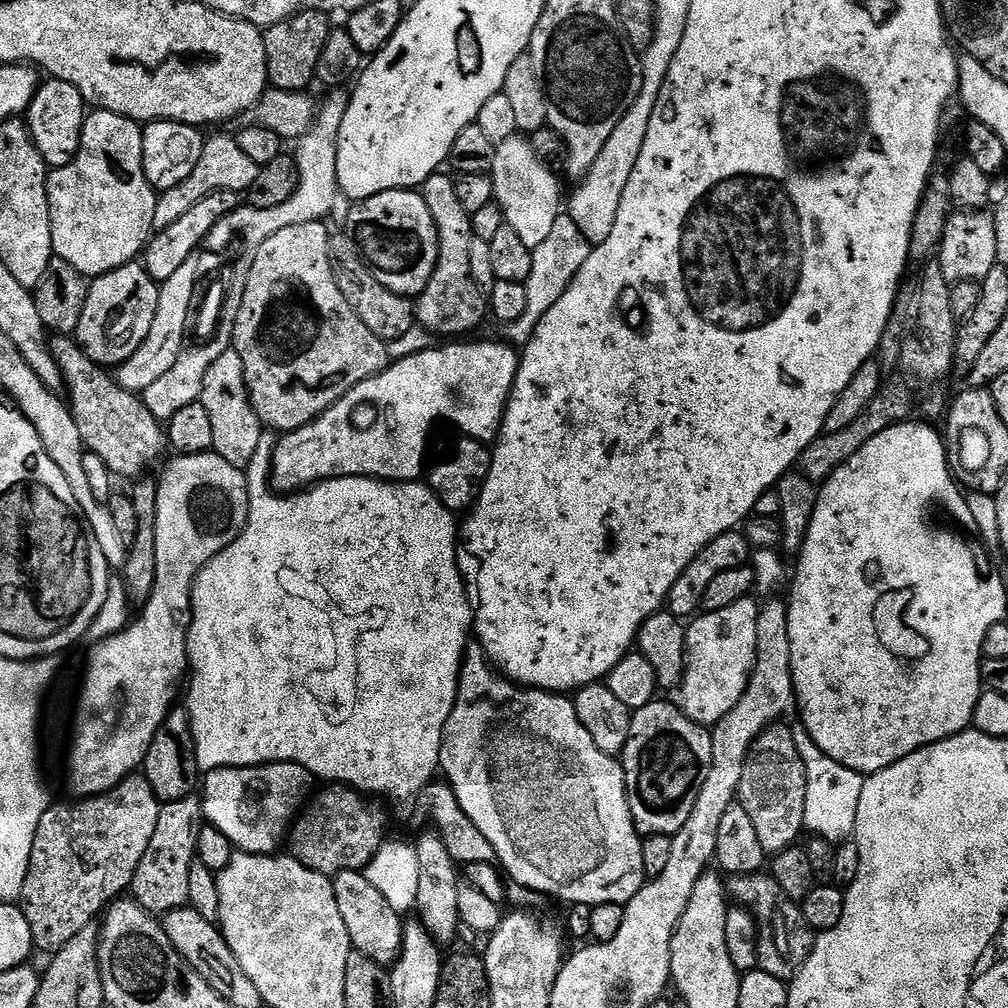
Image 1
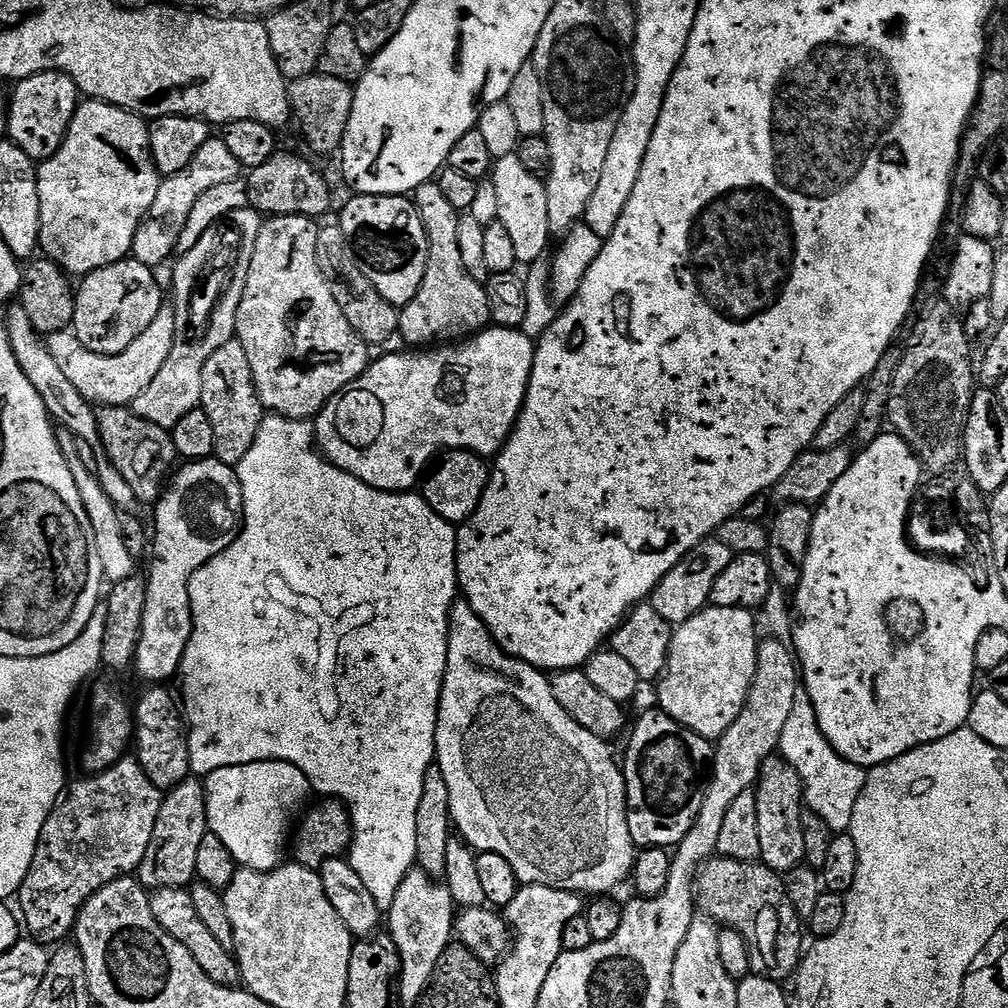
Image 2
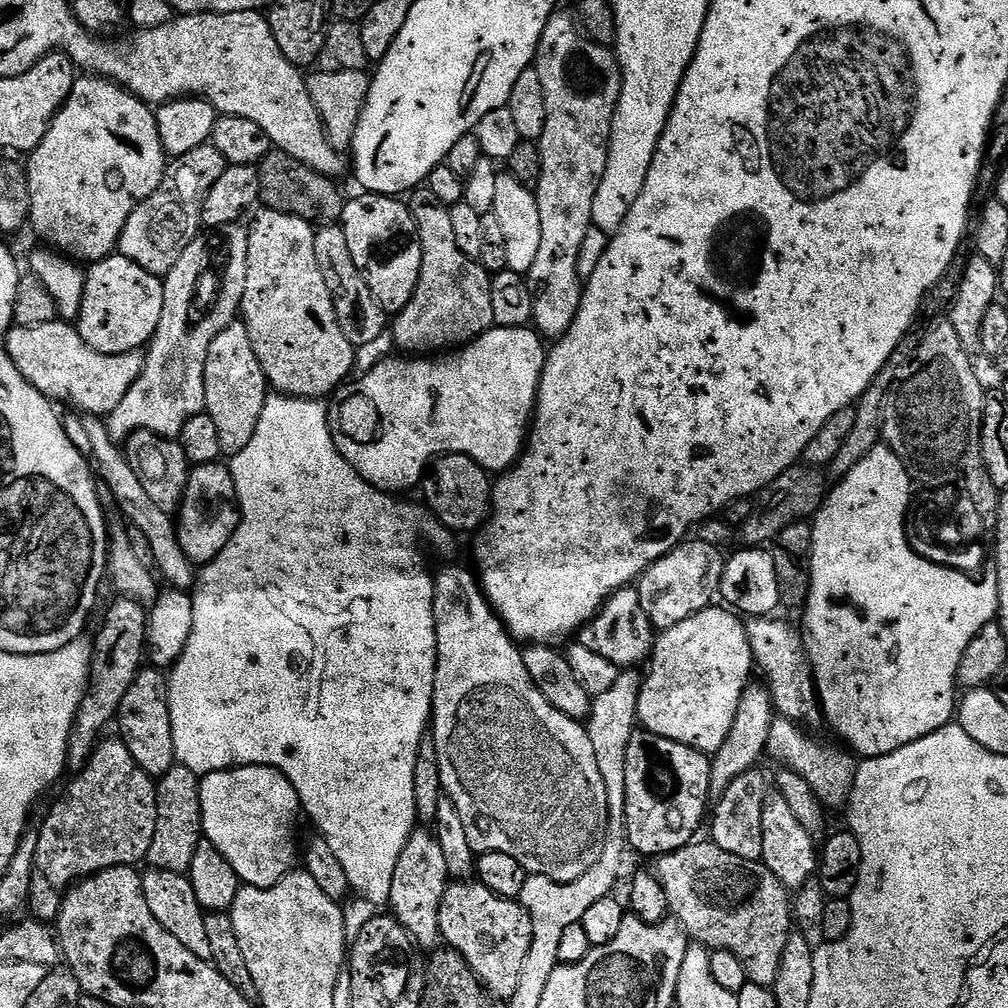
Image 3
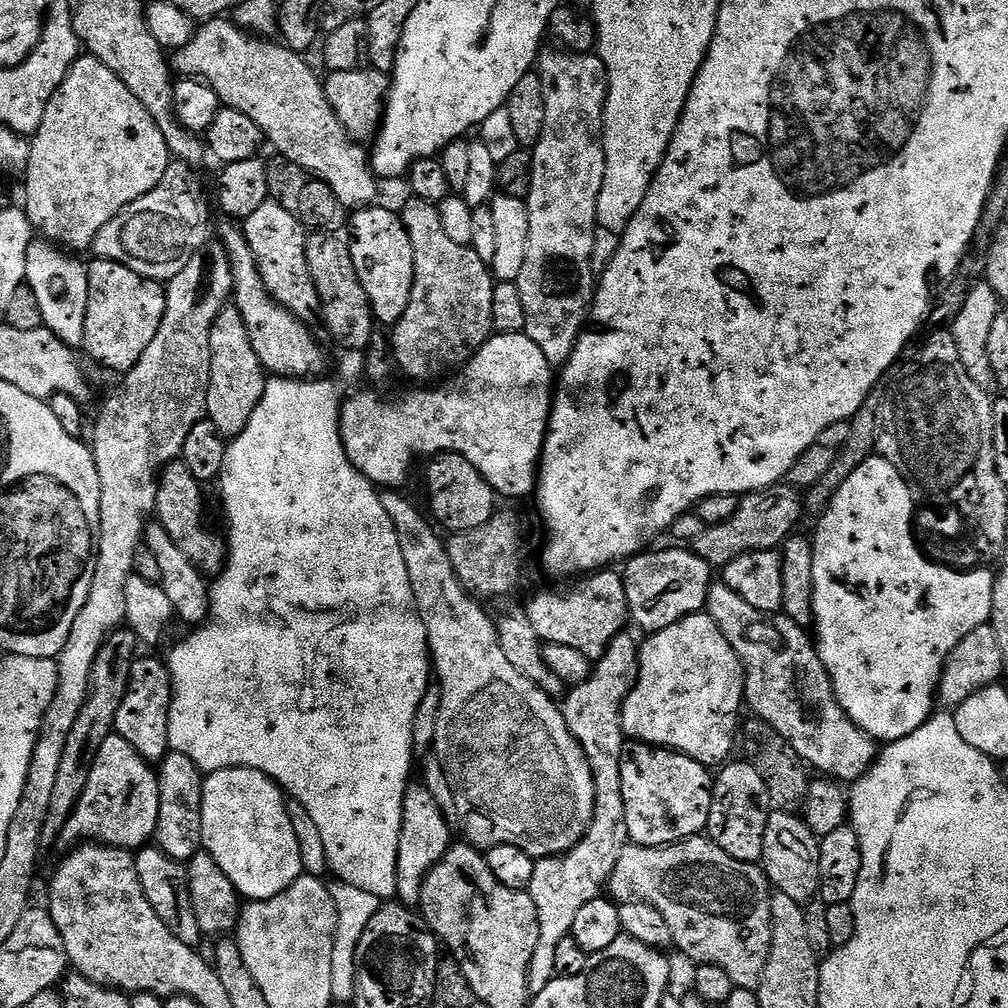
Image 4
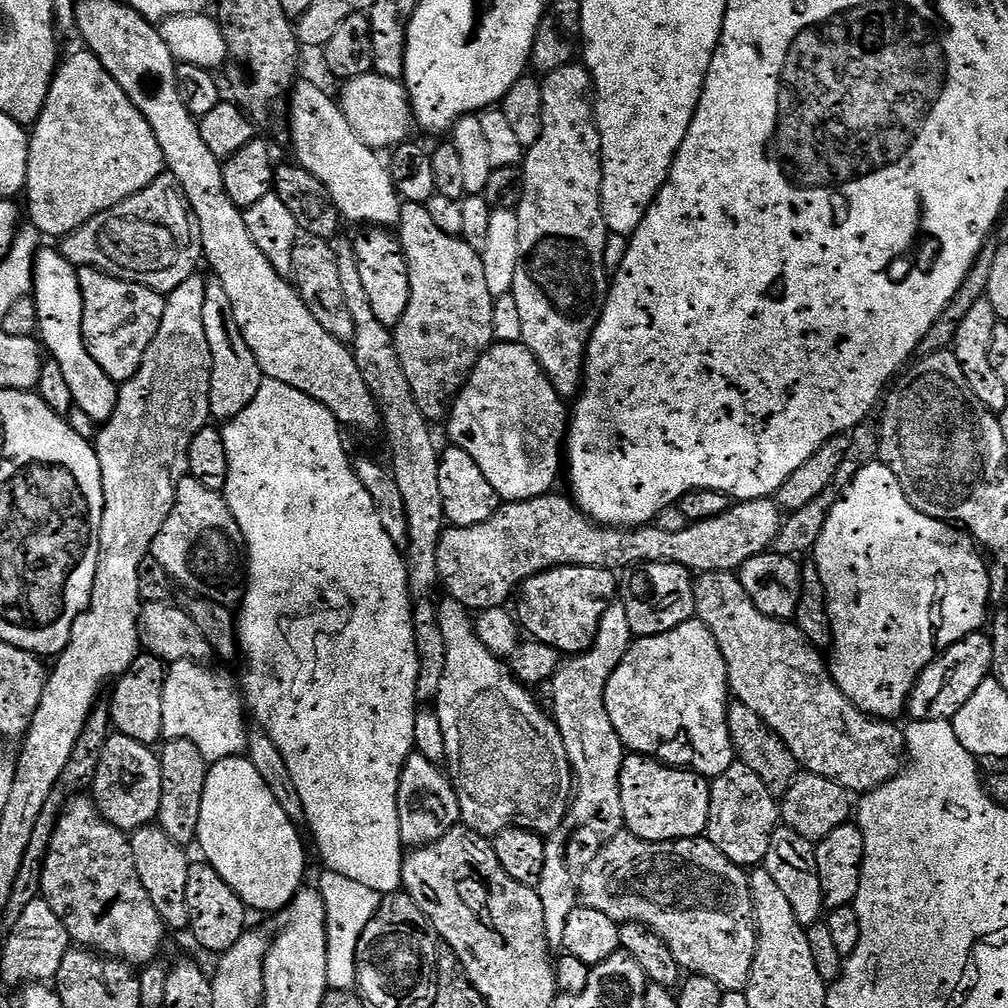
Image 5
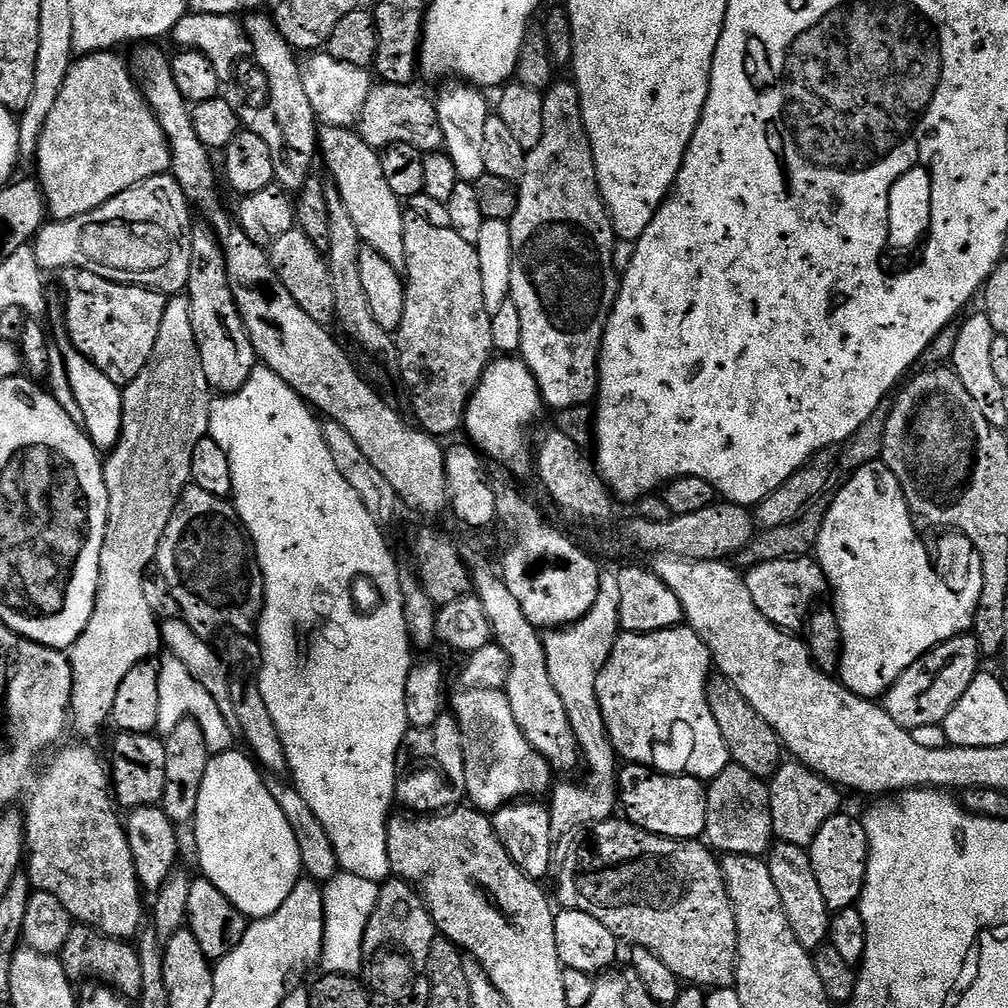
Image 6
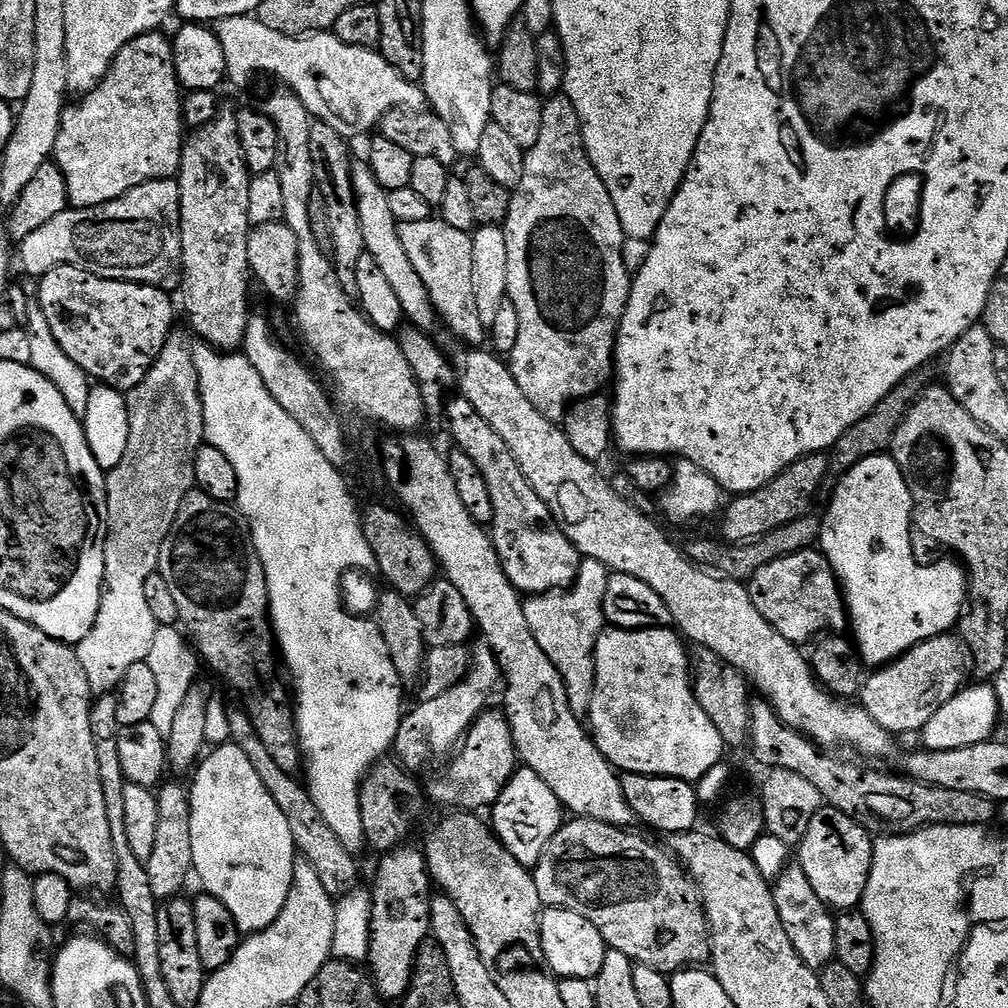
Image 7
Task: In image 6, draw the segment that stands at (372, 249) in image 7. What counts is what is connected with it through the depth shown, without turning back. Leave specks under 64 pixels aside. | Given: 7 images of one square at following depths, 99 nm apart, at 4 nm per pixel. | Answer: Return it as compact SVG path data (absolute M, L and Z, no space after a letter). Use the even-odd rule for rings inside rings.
M324 126L318 132L318 148L322 153L322 164L328 167L332 175L331 183L338 190L346 210L350 210L350 218L354 218L354 226L358 226L361 241L367 247L378 250L394 270L403 273L406 266L406 242L402 242L402 222L405 205L390 190L386 183L386 174L382 174L380 152L371 148L359 131L352 128L334 128Z

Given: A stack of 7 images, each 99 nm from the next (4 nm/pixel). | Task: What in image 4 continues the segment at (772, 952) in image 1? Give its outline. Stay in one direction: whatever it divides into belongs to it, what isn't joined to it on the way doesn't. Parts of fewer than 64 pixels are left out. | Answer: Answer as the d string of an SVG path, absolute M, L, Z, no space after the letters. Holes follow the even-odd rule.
M704 834L692 836L689 840L679 840L677 844L667 844L657 848L629 843L628 847L622 850L622 858L618 858L618 866L614 866L614 874L610 874L606 885L606 892L616 902L641 900L650 906L654 906L654 910L658 910L658 914L662 914L662 918L666 918L666 923L670 926L670 934L672 935L675 951L678 950L682 955L689 956L692 959L691 963L693 965L713 964L714 966L722 966L722 970L730 976L730 981L733 982L734 988L759 989L762 982L762 974L766 970L766 962L770 958L770 946L772 945L773 894L773 889L768 883L768 875L759 863L747 864L746 862L738 862L738 858L730 858L730 854L726 854L726 850L722 850Z

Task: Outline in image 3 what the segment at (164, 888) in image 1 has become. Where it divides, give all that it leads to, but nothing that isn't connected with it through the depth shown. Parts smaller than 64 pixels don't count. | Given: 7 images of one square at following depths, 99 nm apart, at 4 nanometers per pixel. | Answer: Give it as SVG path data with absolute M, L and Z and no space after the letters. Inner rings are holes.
M183 766L172 768L165 776L159 777L156 785L158 822L154 826L154 842L150 842L147 859L151 867L187 873L190 862L194 862L194 850L198 850L198 842L204 831L200 781L201 777Z

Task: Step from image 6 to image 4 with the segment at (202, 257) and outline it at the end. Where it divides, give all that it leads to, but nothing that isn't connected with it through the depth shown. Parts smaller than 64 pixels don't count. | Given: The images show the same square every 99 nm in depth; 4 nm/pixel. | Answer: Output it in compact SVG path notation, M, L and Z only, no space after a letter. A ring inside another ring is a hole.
M225 306L216 315L210 329L210 386L208 387L207 419L218 426L225 438L234 438L246 430L250 414L262 402L266 373L260 365L254 346L250 346L250 334L242 322L242 314L234 306Z

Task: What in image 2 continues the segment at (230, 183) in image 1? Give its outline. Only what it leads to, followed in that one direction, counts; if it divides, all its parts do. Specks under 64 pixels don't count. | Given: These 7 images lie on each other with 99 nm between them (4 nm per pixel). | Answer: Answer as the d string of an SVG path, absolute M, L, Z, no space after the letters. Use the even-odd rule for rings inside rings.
M218 138L202 142L202 150L190 158L190 166L186 166L186 170L178 170L178 174L161 179L158 198L154 198L154 206L150 206L146 218L138 226L138 234L134 234L132 256L135 260L153 270L159 269L159 264L166 263L168 259L171 261L178 246L178 238L182 238L182 226L186 218L190 218L190 210L194 210L194 202L198 202L206 190L222 186L222 182L241 179L241 176L238 158L234 158L234 154L227 149L226 142Z

